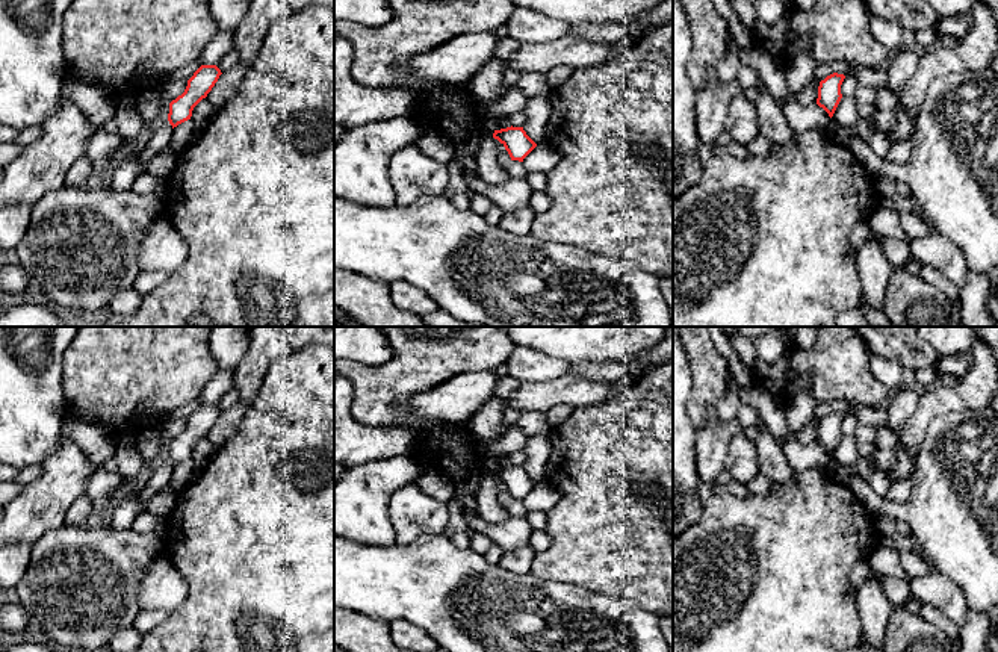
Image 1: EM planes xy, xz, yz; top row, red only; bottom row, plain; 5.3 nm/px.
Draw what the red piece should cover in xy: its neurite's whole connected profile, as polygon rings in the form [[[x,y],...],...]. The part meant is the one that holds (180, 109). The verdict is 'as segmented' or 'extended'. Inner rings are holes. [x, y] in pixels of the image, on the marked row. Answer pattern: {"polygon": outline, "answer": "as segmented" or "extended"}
{"polygon": [[[201,65],[194,73],[184,92],[169,103],[168,121],[172,129],[191,120],[194,107],[207,97],[221,74],[216,65]]], "answer": "as segmented"}

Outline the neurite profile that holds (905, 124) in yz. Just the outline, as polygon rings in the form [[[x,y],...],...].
[[[898,104],[895,124],[892,130],[886,135],[891,145],[900,144],[903,139],[910,139],[915,130],[915,120],[907,110]]]

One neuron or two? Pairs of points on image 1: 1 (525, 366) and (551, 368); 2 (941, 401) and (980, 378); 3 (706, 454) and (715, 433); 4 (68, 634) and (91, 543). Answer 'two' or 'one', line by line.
1: one
2: one
3: one
4: one

